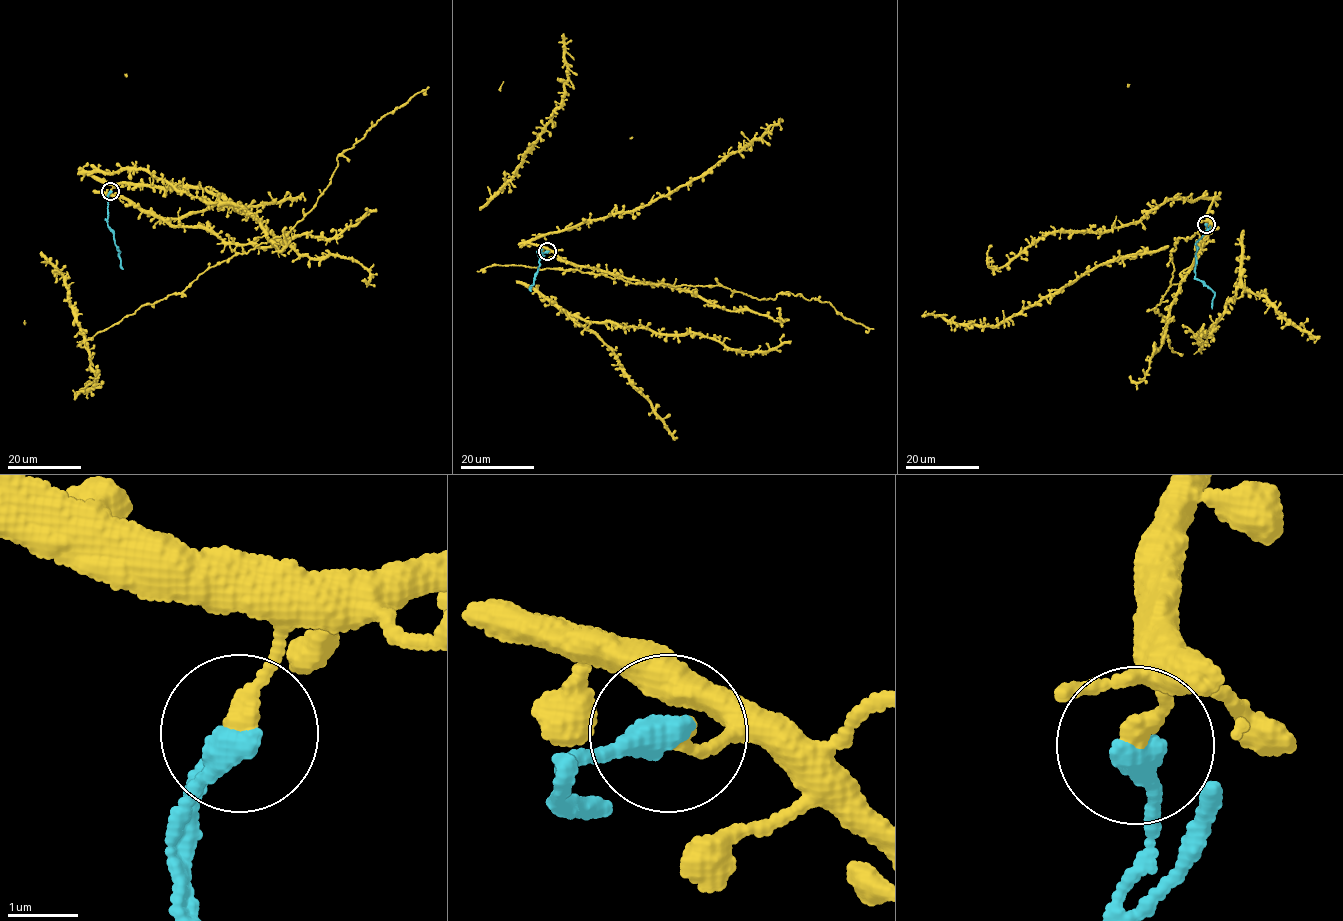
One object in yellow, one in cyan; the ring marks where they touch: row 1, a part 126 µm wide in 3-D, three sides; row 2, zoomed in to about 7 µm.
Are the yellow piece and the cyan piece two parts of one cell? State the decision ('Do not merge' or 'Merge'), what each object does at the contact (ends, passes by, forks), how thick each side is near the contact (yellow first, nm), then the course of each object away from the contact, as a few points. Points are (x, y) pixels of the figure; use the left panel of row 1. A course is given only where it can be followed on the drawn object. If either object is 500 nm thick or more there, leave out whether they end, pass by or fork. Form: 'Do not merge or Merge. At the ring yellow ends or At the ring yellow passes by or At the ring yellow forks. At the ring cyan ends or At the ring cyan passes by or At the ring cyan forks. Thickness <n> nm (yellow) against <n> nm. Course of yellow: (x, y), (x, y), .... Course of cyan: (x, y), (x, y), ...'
Do not merge. At the ring yellow ends. At the ring cyan ends. Thickness 280 nm (yellow) against 440 nm. Course of yellow: (110, 191), (126, 183), (207, 189), (258, 218), (274, 239), (208, 267), (180, 292), (145, 303), (77, 342). Course of cyan: (110, 191), (107, 198), (107, 226), (114, 234), (123, 269)

